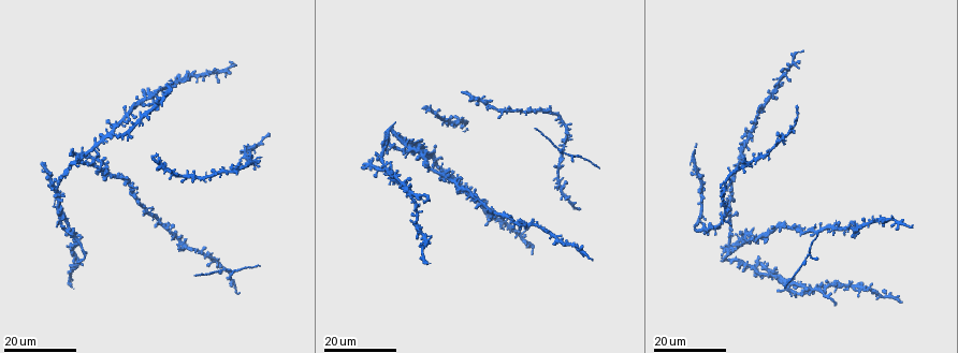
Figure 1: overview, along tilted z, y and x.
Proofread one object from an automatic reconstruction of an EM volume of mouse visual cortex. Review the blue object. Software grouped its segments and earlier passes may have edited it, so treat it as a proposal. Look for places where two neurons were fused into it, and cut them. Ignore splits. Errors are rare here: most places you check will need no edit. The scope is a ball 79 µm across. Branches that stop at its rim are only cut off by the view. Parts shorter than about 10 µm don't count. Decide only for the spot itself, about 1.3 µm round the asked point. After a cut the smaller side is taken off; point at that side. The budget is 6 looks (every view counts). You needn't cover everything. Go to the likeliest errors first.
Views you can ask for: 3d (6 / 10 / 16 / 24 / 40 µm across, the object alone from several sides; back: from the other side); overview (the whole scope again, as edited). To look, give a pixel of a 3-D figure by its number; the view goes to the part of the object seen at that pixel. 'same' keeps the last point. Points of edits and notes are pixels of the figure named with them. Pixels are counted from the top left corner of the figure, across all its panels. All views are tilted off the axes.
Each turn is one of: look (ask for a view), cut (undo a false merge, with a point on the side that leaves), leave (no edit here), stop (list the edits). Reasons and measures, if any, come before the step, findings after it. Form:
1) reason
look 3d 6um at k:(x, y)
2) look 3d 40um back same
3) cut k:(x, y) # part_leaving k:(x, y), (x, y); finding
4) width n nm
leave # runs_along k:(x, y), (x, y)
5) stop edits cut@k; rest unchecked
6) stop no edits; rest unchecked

look 3d 24um at 1:(127, 115)

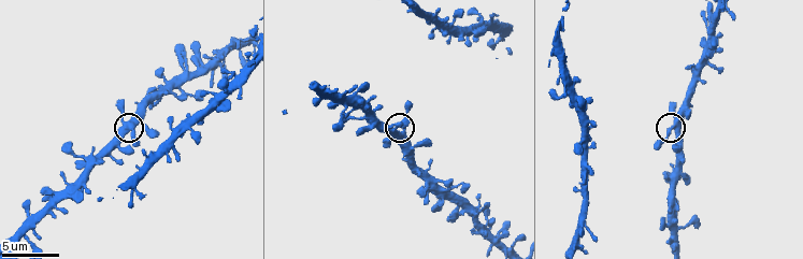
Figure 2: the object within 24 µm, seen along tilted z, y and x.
look 3d 10um at 2:(403, 131)

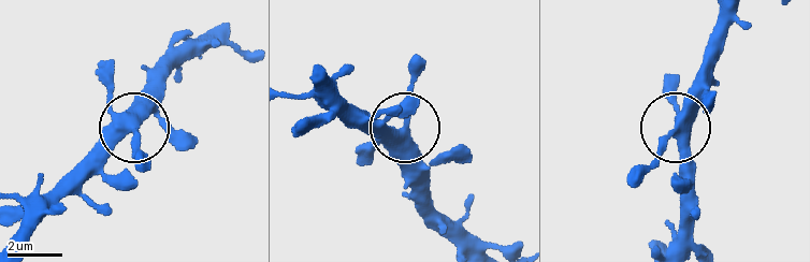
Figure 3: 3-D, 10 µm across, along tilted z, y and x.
look 3d 10um back at 3:(407, 123)

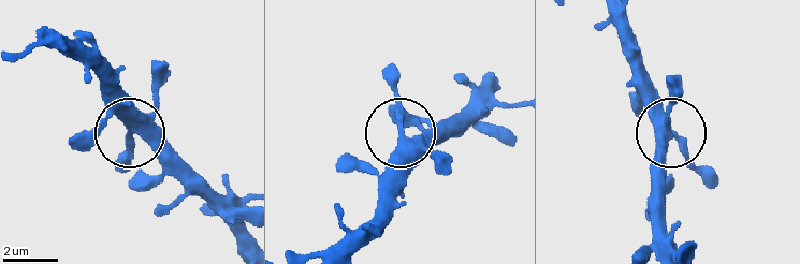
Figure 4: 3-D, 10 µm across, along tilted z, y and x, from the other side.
leave # continuous, no second neuron

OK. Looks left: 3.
looks like a crossing
look 3d 24um at 1:(408, 195)

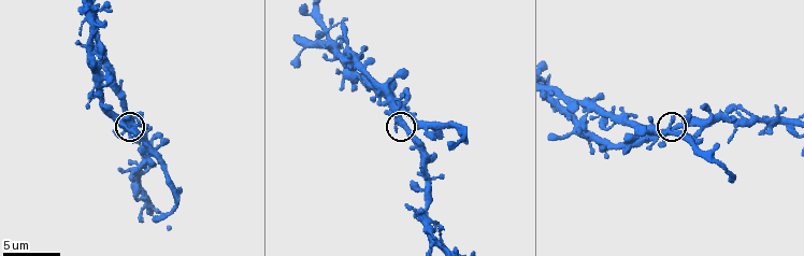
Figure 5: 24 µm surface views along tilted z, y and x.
closer look
look 3d 6um at 5:(408, 129)

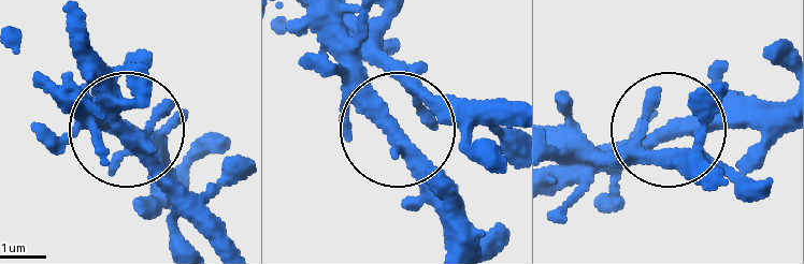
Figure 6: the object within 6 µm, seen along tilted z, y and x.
leave # runs_along 6:(554, 128), (615, 143), (658, 132), (651, 149), (692, 177); one neuron here

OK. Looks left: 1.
stop no edits; rest unchecked

